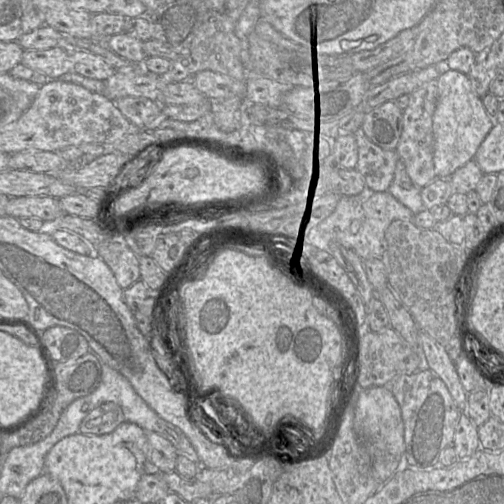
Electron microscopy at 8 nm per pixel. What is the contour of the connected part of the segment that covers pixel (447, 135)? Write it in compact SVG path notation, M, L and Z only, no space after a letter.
M442 66L436 85L437 104L433 114L434 171L437 178L449 179L457 169L474 159L495 123L487 114L482 97L474 92L466 74Z

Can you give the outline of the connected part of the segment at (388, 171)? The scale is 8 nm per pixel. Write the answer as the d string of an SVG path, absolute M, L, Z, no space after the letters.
M362 128L355 133L358 145L358 163L356 170L364 177L366 187L376 191L388 191L399 160L395 150L385 150L373 143Z

